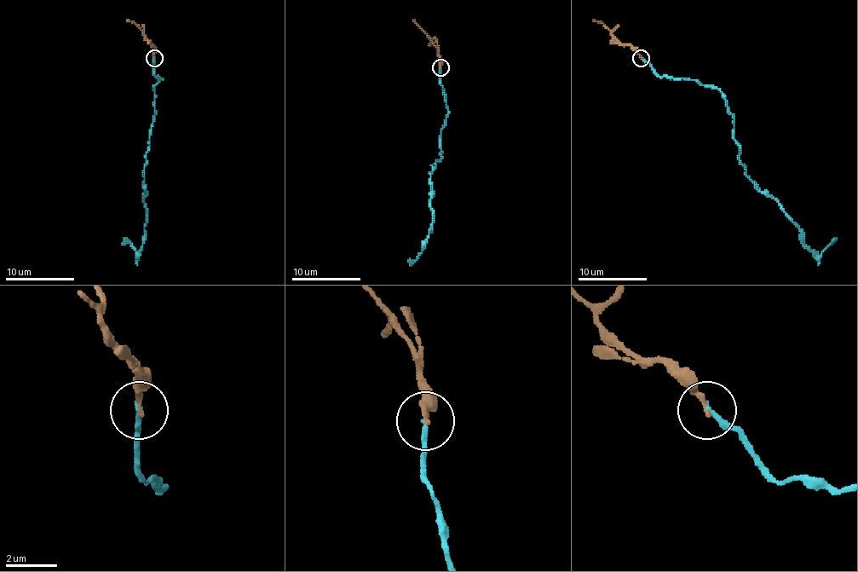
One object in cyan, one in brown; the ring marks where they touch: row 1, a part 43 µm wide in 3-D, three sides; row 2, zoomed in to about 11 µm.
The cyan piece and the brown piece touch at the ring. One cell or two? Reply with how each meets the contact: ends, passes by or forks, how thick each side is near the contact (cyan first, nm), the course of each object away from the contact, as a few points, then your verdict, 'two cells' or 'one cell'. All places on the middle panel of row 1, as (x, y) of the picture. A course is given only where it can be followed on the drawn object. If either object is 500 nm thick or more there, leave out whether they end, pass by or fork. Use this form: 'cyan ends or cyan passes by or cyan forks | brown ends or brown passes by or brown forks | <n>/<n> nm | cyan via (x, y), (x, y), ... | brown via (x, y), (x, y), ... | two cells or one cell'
cyan ends | brown ends | 200/220 nm | cyan via (440, 68), (447, 117), (440, 130), (440, 159), (435, 161), (430, 174), (432, 223), (423, 248), (410, 265) | brown via (440, 68), (437, 47), (413, 20) | one cell

